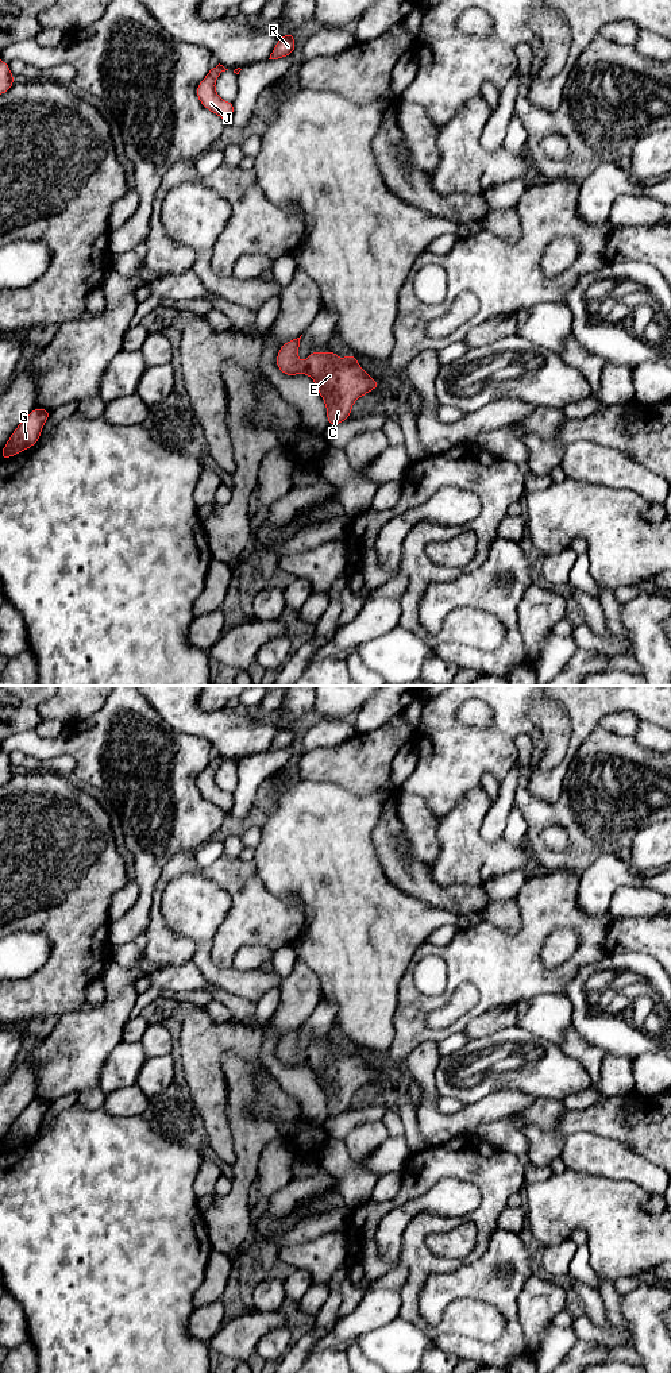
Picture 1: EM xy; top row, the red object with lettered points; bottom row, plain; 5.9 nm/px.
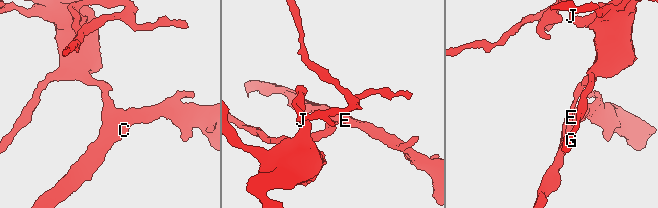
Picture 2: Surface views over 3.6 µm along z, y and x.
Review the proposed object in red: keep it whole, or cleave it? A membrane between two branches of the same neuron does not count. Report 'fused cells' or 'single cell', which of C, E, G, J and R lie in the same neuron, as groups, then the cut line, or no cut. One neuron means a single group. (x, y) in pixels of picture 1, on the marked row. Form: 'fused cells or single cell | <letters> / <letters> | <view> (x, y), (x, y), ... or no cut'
single cell | C E G J R | no cut

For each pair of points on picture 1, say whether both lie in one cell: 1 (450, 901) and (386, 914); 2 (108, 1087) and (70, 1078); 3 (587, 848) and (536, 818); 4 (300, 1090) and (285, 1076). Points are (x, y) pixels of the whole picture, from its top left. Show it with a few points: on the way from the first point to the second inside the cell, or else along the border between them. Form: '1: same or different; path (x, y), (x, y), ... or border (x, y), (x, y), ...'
1: different; border (401, 890), (459, 916)
2: different; border (110, 1055), (97, 1084)
3: same; path (579, 835), (563, 818), (550, 818)
4: same; path (296, 1086), (289, 1079)

